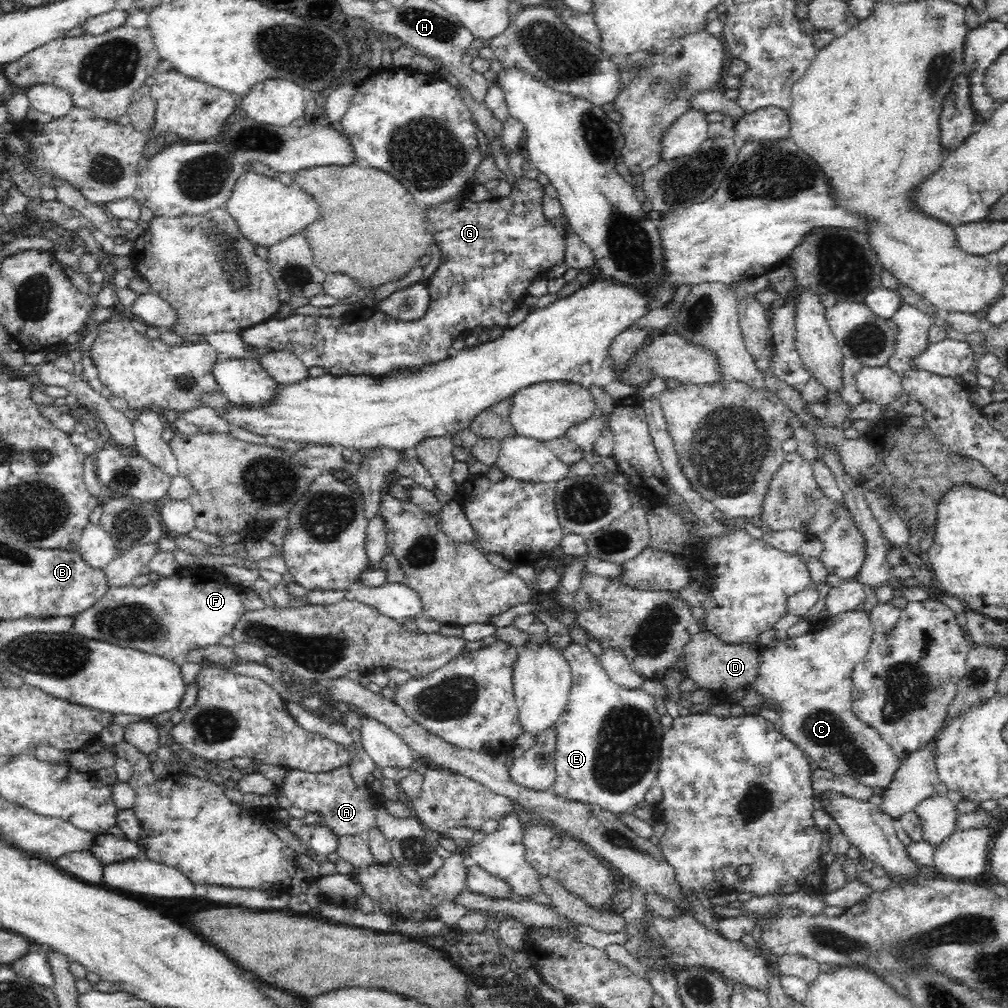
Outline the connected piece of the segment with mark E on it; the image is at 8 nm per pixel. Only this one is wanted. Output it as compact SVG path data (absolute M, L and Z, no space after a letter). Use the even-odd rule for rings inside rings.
M574 643L562 649L572 670L572 687L567 696L564 712L555 722L556 778L549 791L566 800L596 804L609 812L631 812L641 806L650 786L656 784L660 760L661 740L665 732L660 723L661 713L656 708L655 697L644 691L622 688L610 679L597 656L584 644Z

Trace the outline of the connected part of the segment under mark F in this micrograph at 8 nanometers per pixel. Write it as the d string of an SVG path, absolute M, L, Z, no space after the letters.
M185 572L168 577L160 577L142 588L134 586L114 586L91 607L73 616L72 632L84 638L105 640L122 647L137 648L156 656L167 657L181 665L186 662L186 653L195 646L220 643L220 638L230 635L239 614L245 606L240 597L241 588L218 572L217 580L188 576Z

